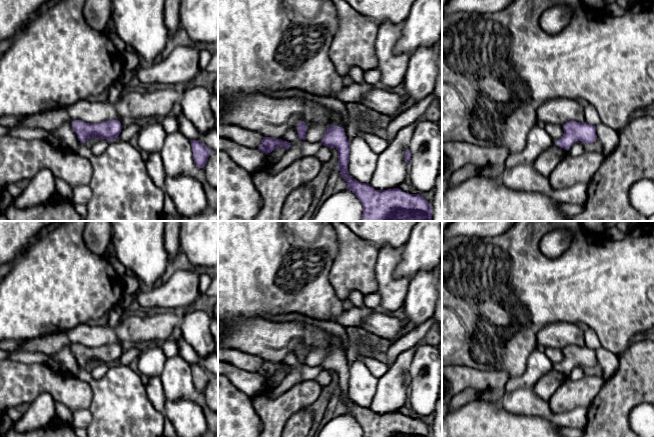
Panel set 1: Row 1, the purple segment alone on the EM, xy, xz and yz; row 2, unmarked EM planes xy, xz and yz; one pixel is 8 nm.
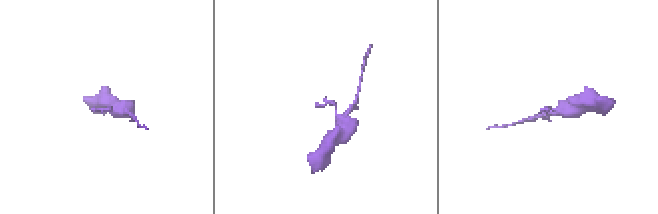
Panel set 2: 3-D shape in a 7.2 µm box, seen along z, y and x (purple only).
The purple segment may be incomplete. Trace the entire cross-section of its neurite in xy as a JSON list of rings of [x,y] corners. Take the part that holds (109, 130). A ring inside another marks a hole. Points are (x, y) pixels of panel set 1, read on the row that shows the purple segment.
[[[75,120],[72,122],[72,129],[81,143],[85,143],[90,138],[102,138],[111,142],[117,139],[122,126],[118,120],[108,120],[97,124]]]

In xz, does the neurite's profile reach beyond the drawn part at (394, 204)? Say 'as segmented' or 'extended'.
as segmented

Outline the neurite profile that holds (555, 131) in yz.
[[[547,123],[544,128],[555,142],[558,141],[564,134],[563,125]]]

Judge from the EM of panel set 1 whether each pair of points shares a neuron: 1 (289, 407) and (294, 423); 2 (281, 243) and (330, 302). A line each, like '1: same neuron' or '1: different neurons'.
1: different neurons
2: same neuron

